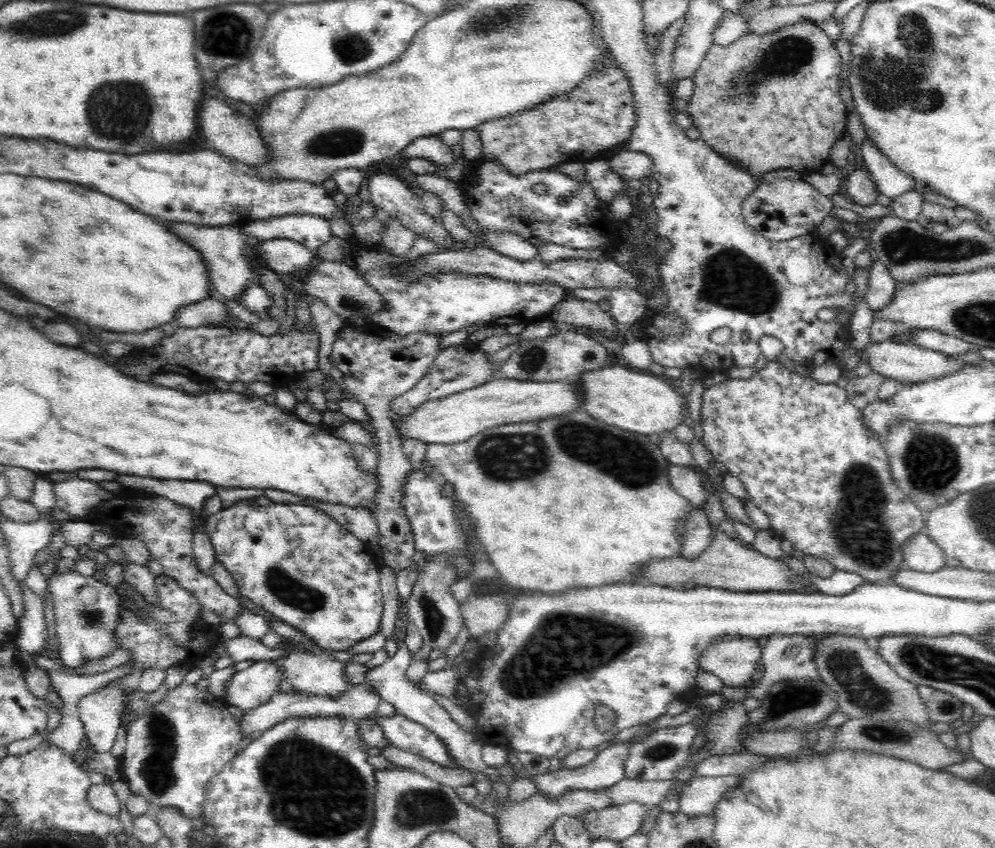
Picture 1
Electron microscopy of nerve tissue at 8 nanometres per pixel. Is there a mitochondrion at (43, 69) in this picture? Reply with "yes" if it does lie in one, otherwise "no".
no

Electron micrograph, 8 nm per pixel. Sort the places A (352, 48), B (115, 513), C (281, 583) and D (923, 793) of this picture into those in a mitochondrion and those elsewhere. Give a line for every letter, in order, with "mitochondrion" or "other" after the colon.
A: mitochondrion
B: other
C: mitochondrion
D: other

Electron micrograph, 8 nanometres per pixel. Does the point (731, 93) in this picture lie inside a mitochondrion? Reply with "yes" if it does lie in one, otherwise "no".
yes

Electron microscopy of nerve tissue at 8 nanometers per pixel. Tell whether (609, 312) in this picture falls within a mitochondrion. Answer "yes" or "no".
no

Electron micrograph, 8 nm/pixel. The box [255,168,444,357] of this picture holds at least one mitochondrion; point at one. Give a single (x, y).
(358, 305)

